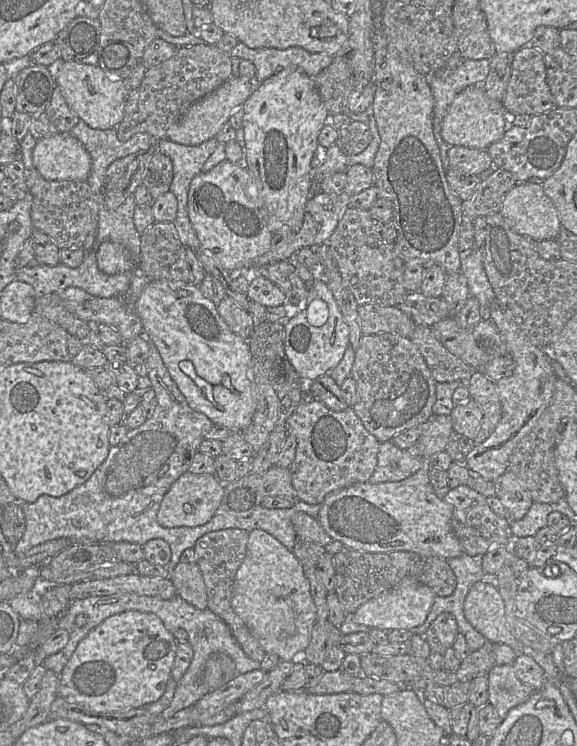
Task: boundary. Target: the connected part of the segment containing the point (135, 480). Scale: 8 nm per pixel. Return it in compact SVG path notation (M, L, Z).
M152 342L149 345L147 376L157 398L153 416L138 428L128 430L119 444L111 446L105 461L86 482L63 496L41 495L32 503L23 503L26 530L15 547L15 554L24 554L37 545L57 538L90 539L100 543L130 542L139 545L152 539L162 539L171 548L171 560L165 566L171 575L180 562L181 554L186 549L193 548L199 538L210 532L232 528L248 532L254 529L264 530L292 551L297 536L292 516L300 511L318 519L321 505L308 504L297 498L296 504L291 508L269 509L259 506L246 518L237 518L218 510L209 522L200 526L165 528L158 523L157 514L165 494L182 474L188 472L193 457L215 424L205 414L190 407L167 370L158 349Z

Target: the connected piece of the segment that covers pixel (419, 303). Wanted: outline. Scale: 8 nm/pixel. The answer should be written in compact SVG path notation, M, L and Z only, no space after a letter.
M420 290L407 294L399 308L416 324L431 327L449 317L448 306L443 297L427 297Z

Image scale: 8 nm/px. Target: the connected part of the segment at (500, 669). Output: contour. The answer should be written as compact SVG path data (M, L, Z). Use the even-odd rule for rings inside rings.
M495 665L487 673L489 700L503 719L509 710L526 702L535 690L517 676L514 665Z

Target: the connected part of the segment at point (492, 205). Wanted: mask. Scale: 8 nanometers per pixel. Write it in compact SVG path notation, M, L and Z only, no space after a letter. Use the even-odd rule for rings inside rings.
M497 168L477 186L470 198L463 200L461 207L461 225L458 235L459 250L470 250L474 246L474 220L478 216L488 216L500 212L506 194L516 186L514 175L503 168Z

